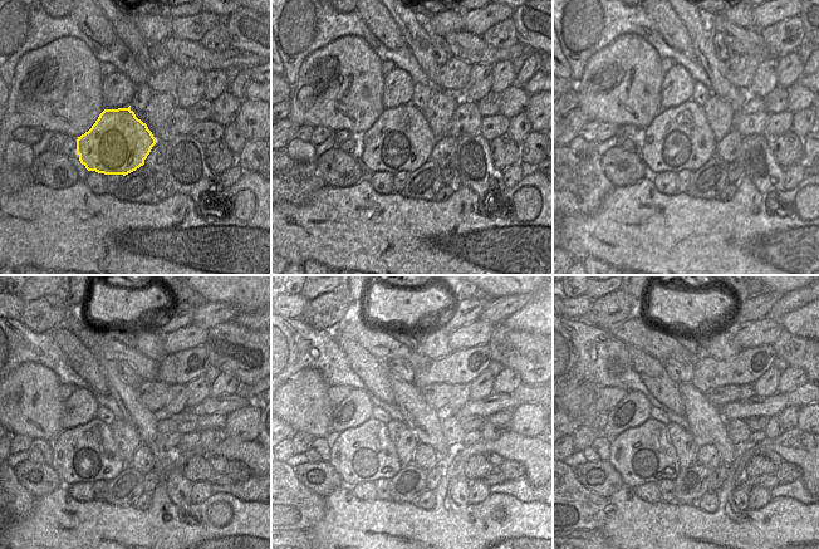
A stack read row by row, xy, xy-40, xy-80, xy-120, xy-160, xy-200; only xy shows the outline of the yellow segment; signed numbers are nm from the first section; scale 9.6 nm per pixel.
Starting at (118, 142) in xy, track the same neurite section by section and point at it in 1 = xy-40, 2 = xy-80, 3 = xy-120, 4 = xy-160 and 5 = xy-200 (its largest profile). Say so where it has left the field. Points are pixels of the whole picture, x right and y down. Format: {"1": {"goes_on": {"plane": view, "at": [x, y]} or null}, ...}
{"1": {"goes_on": {"plane": "xy-40", "at": [400, 140]}}, "2": {"goes_on": {"plane": "xy-80", "at": [680, 138]}}, "3": {"goes_on": {"plane": "xy-120", "at": [89, 452]}}, "4": {"goes_on": {"plane": "xy-160", "at": [366, 454]}}, "5": {"goes_on": {"plane": "xy-200", "at": [645, 454]}}}

